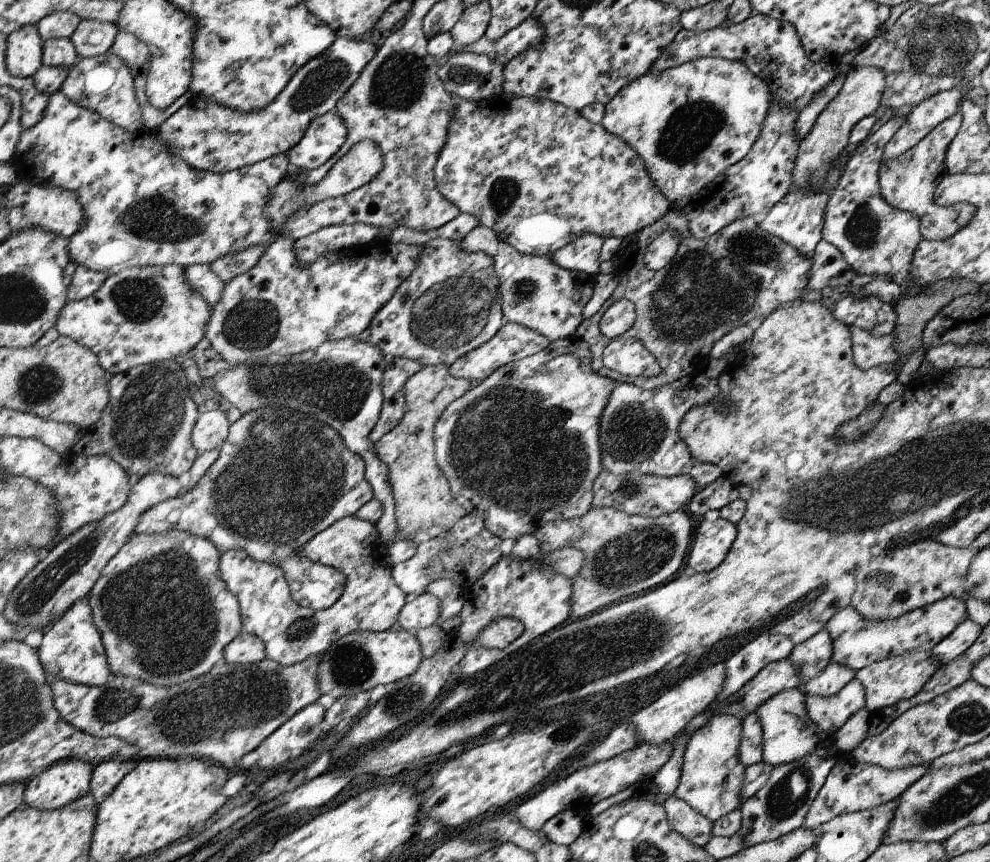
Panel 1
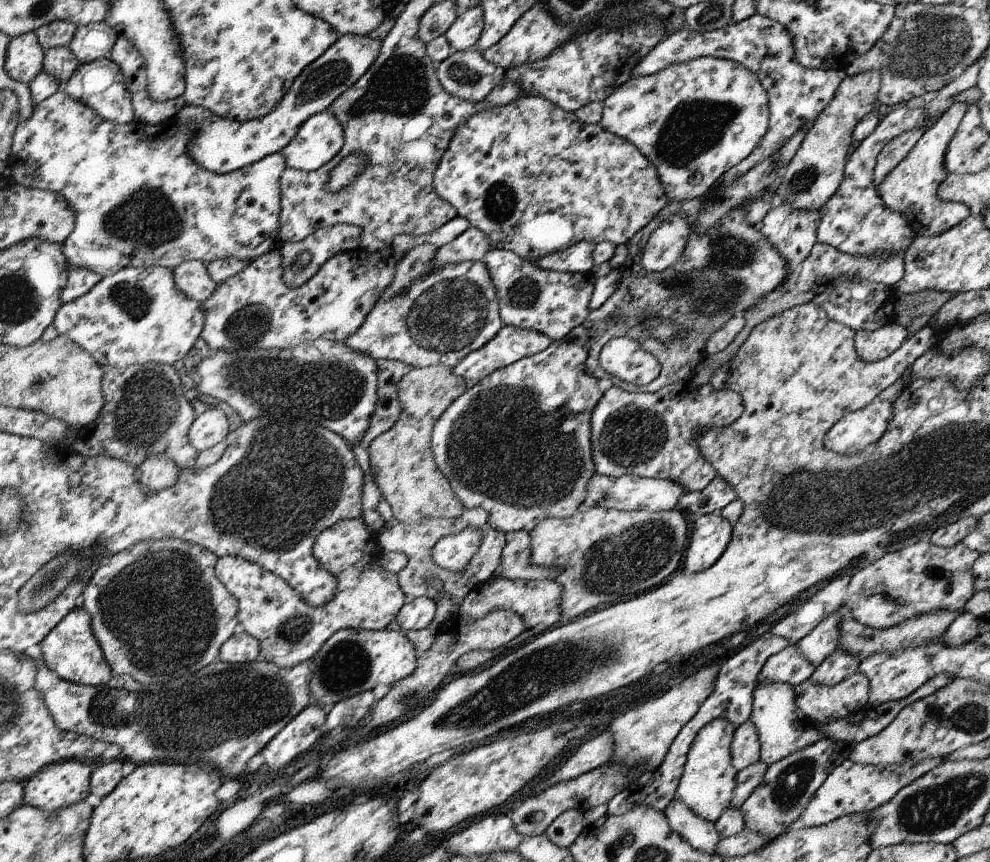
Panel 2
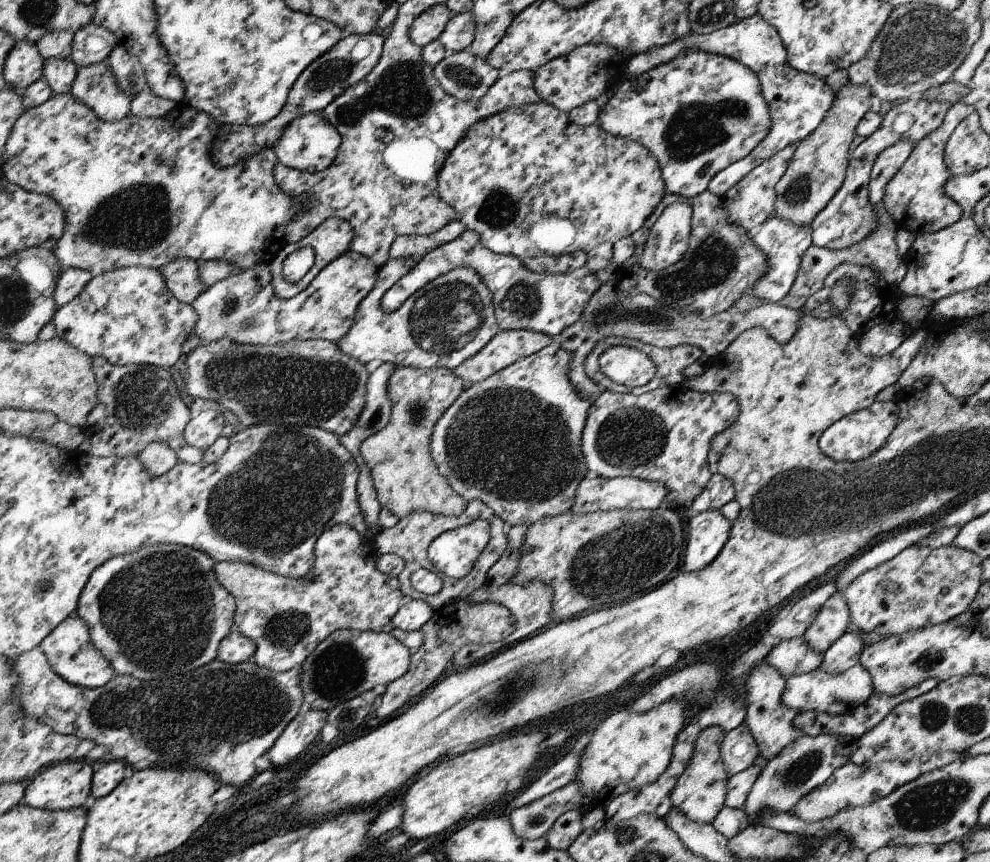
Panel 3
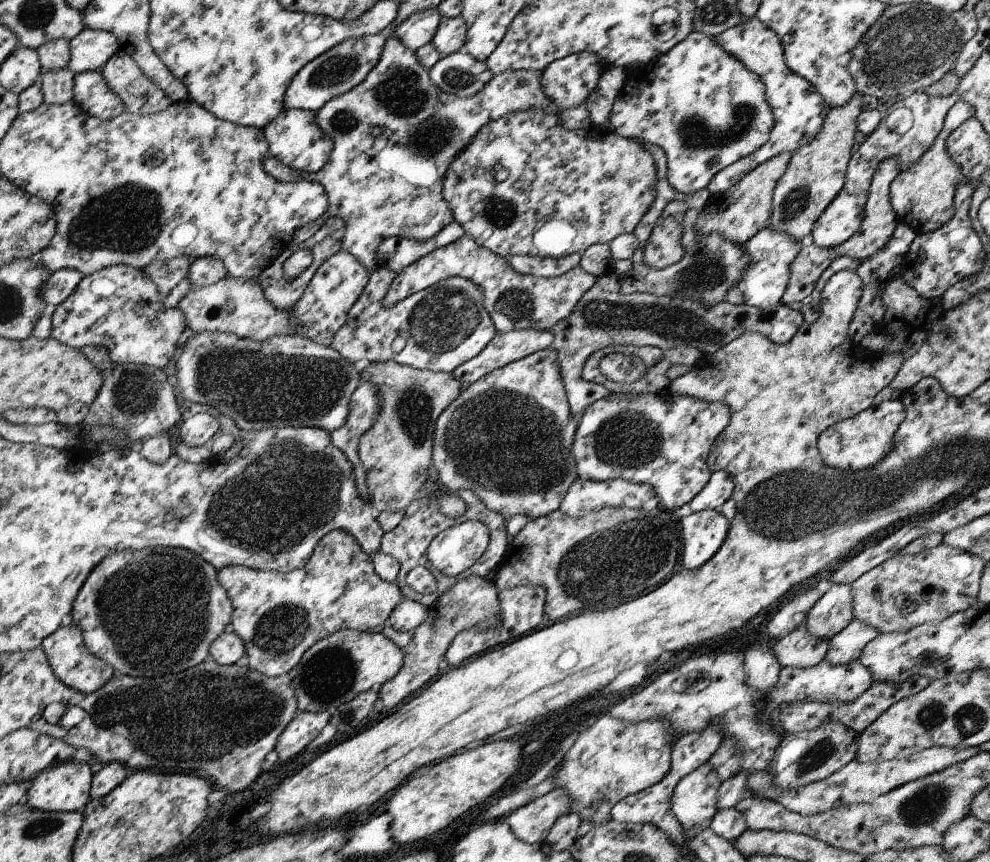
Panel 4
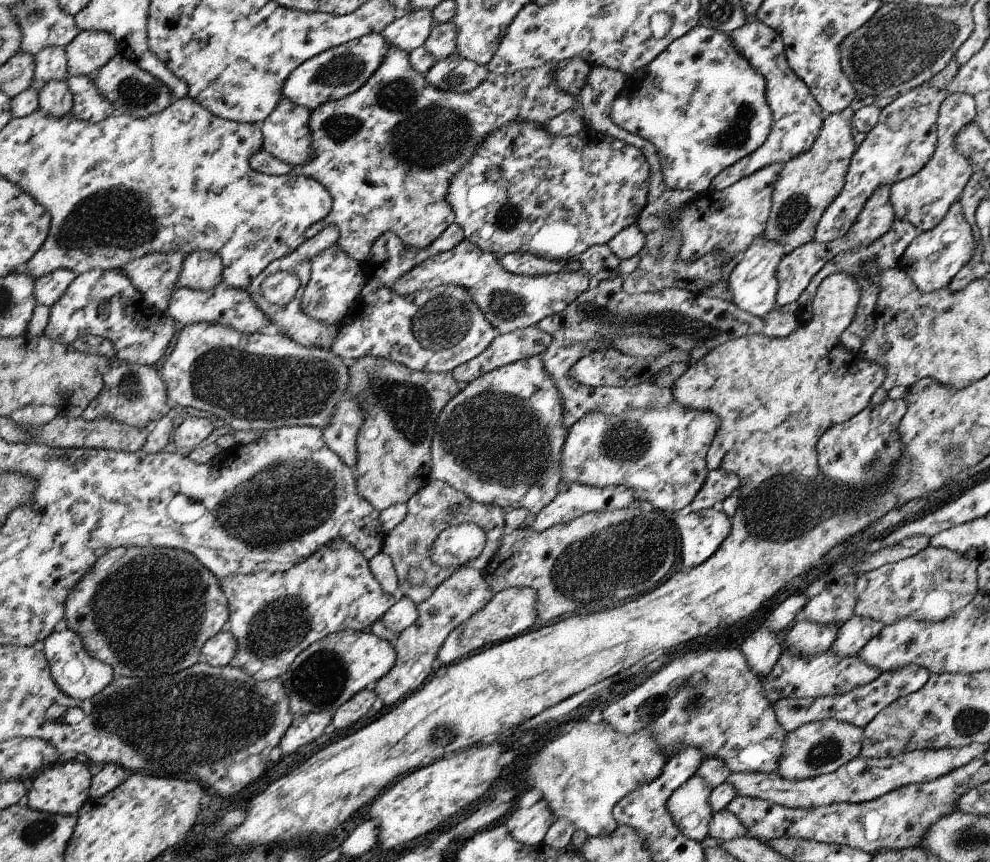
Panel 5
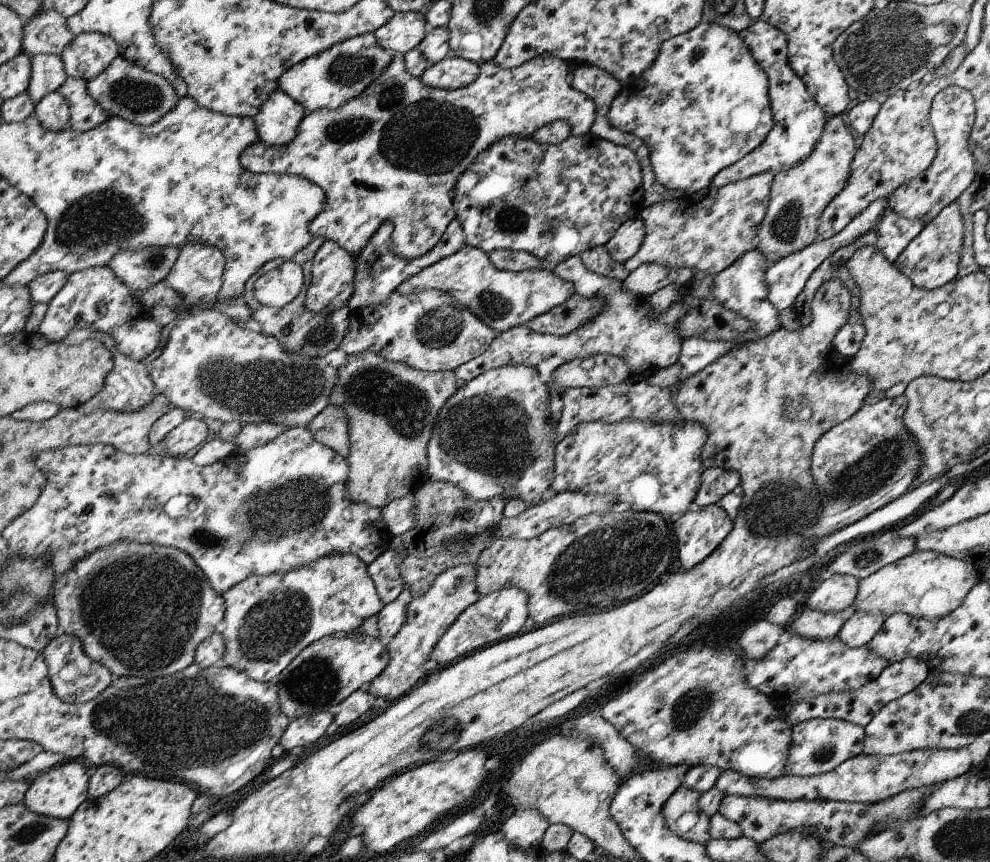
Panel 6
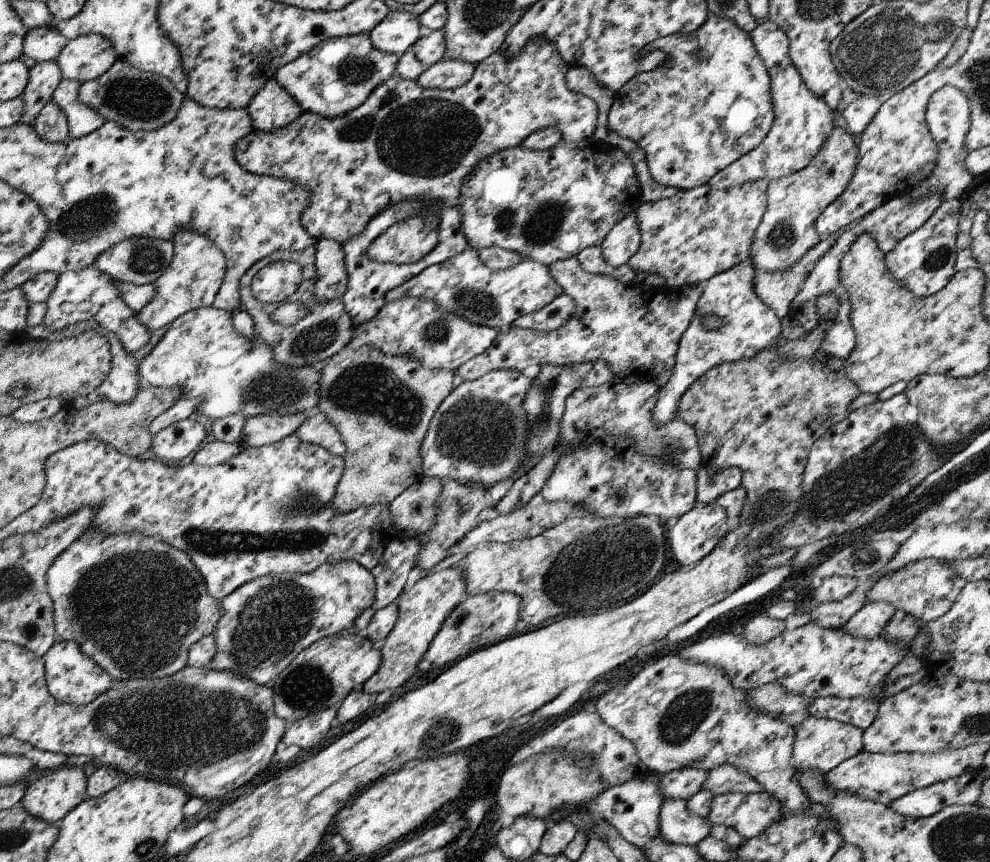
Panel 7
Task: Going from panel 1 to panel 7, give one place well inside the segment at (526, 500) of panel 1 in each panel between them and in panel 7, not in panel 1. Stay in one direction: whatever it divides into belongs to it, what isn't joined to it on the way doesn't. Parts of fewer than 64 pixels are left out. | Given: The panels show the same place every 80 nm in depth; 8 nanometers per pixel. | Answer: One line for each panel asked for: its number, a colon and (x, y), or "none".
2: (518, 444)
3: (514, 441)
4: (508, 439)
5: (500, 441)
6: (496, 436)
7: (479, 433)

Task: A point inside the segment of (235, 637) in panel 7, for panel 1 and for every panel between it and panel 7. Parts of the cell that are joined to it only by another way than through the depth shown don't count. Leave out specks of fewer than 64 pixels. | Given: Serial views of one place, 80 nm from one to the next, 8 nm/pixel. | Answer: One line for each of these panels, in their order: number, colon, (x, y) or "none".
1: (372, 601)
2: (368, 597)
3: (286, 618)
4: (279, 616)
5: (274, 616)
6: (271, 619)

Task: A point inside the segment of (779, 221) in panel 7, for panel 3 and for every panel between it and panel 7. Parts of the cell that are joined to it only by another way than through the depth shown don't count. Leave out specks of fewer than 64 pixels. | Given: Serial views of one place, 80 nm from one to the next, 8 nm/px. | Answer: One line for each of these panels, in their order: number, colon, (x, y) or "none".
3: (818, 169)
4: (816, 174)
5: (808, 184)
6: (798, 197)

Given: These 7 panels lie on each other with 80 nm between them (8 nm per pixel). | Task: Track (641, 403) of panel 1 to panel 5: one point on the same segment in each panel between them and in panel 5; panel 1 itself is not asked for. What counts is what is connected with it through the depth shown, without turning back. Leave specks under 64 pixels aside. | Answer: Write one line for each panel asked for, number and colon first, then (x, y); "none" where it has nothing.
2: (652, 435)
3: (664, 435)
4: (662, 439)
5: (661, 455)

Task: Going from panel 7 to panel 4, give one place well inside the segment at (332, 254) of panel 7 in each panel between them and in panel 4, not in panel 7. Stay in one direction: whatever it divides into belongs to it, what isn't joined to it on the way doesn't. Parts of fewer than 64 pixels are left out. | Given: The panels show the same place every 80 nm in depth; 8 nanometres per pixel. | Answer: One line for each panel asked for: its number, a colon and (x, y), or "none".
4: (235, 305)
5: (336, 281)
6: (332, 285)

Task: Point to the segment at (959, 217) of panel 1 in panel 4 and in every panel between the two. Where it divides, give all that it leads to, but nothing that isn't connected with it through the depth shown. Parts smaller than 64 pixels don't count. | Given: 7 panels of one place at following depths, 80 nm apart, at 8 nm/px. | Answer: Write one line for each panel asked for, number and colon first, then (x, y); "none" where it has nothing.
2: (912, 188)
3: (916, 197)
4: (923, 197)

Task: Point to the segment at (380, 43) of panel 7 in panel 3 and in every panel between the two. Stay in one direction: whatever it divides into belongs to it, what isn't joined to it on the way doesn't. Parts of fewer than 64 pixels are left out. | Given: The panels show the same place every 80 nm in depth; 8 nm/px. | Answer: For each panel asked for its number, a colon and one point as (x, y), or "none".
3: (428, 27)
4: (418, 30)
5: (410, 30)
6: (404, 32)

